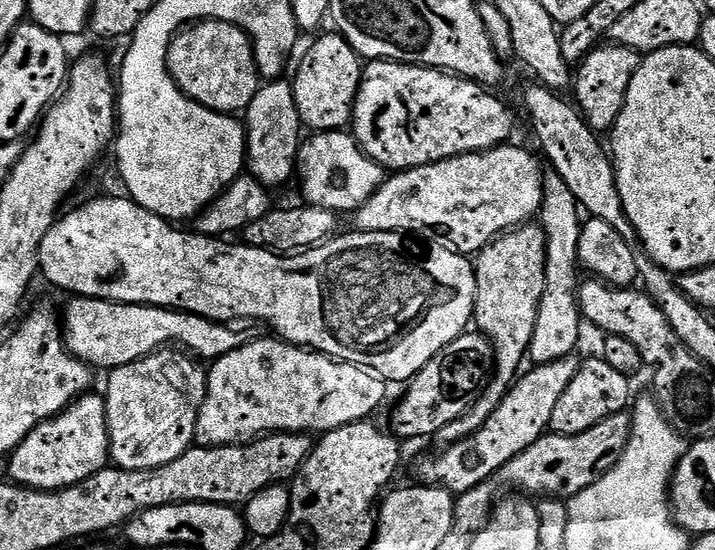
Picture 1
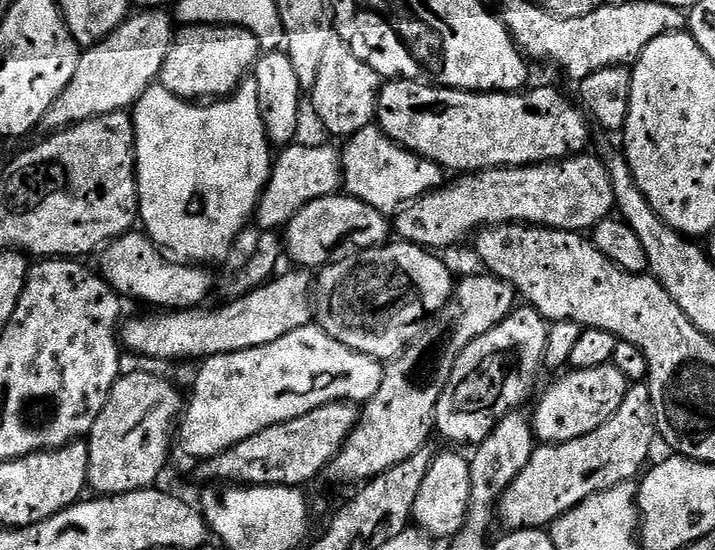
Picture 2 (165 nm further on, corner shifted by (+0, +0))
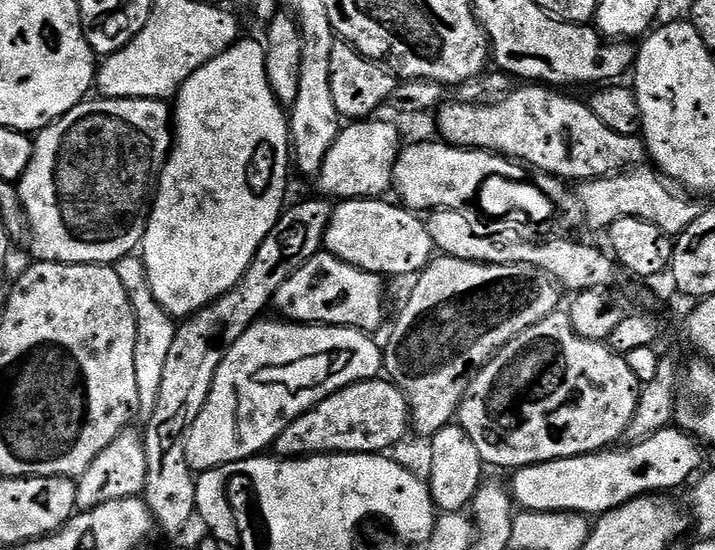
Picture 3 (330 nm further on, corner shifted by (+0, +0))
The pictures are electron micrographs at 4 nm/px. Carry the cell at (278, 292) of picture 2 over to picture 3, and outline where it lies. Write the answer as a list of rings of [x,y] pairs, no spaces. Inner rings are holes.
[[[322,250],[278,289],[274,308],[294,324],[334,324],[376,334],[384,324],[384,284],[385,277],[358,270]]]

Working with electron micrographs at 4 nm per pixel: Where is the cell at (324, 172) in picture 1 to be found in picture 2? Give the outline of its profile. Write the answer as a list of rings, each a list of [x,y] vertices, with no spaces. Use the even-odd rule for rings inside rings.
[[[375,123],[367,124],[362,130],[358,130],[358,134],[347,137],[345,144],[348,145],[343,145],[342,148],[343,191],[374,206],[374,210],[379,212],[395,214],[413,200],[427,196],[445,183],[445,169],[425,156],[417,156],[401,144],[394,143]]]

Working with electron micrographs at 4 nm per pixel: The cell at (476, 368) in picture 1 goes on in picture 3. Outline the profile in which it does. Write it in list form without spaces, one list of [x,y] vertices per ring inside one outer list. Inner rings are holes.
[[[557,310],[551,312],[546,318],[542,318],[542,322],[530,326],[530,330],[522,330],[522,334],[518,334],[518,338],[514,338],[509,344],[502,346],[502,350],[496,353],[495,358],[472,379],[472,384],[464,395],[464,401],[460,404],[458,423],[462,430],[466,430],[466,434],[470,434],[470,442],[474,442],[474,446],[478,446],[478,454],[484,460],[485,465],[492,467],[493,464],[496,468],[509,468],[509,470],[528,468],[531,464],[541,464],[571,456],[586,456],[589,452],[598,452],[615,445],[612,444],[615,440],[625,439],[632,419],[638,410],[641,391],[641,382],[634,376],[634,370],[630,370],[627,355],[615,352],[605,341],[582,338],[574,330],[567,311]]]

